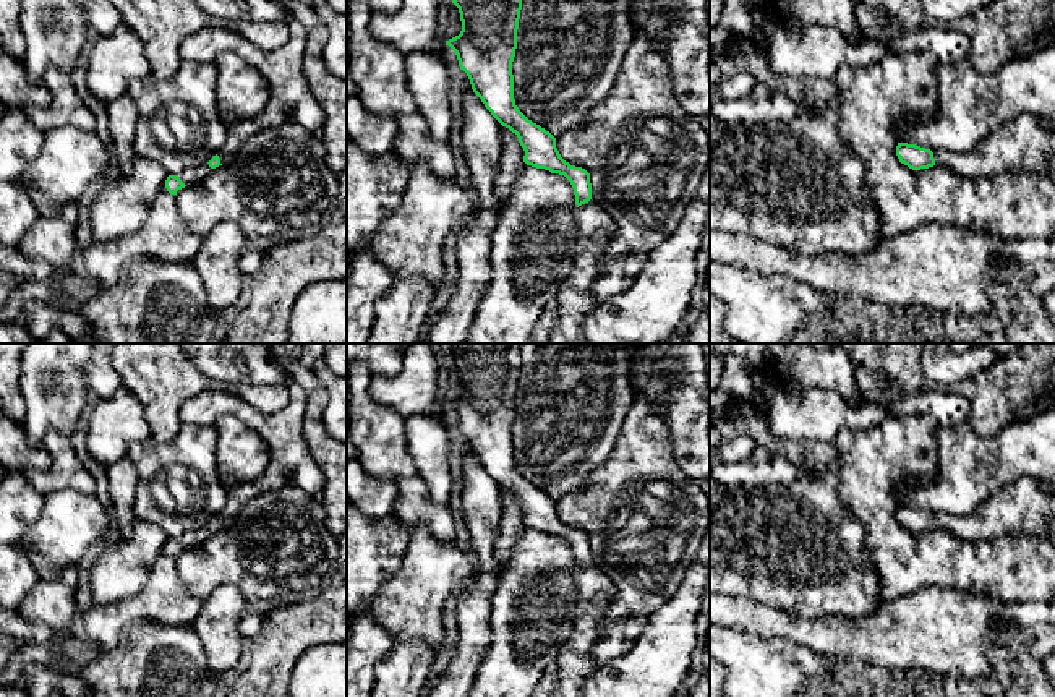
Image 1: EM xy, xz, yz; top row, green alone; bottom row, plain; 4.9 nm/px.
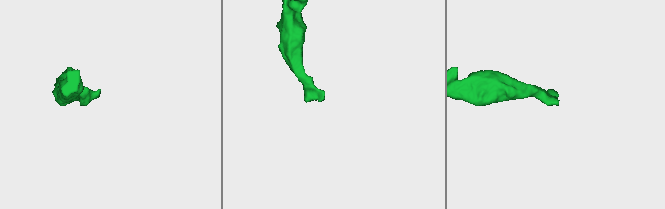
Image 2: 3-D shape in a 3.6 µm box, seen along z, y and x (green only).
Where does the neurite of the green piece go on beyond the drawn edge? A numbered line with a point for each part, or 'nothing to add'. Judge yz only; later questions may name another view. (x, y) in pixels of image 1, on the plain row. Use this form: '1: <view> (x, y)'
1: yz (1023, 506)

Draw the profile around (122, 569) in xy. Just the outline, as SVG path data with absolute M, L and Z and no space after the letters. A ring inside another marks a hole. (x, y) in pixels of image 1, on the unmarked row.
M136 519L131 535L110 543L96 561L89 575L94 603L110 605L138 593L167 540L162 528Z

